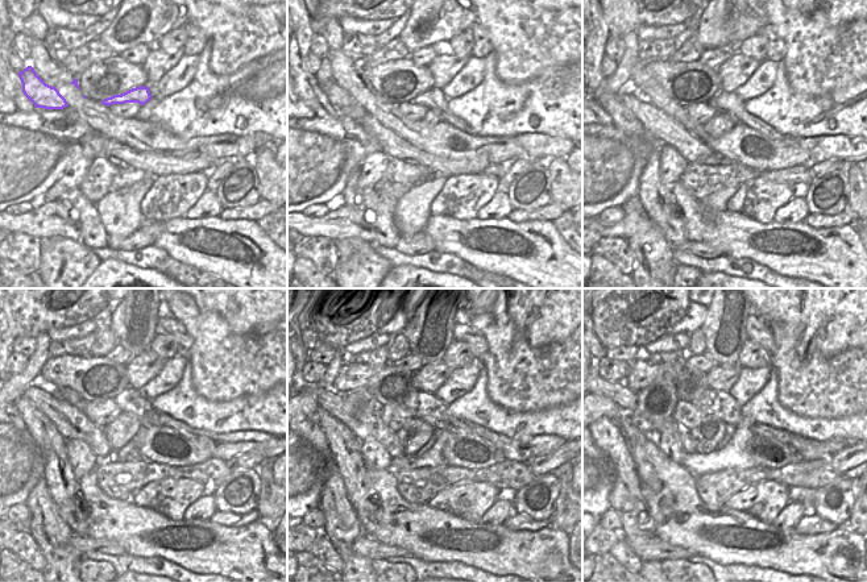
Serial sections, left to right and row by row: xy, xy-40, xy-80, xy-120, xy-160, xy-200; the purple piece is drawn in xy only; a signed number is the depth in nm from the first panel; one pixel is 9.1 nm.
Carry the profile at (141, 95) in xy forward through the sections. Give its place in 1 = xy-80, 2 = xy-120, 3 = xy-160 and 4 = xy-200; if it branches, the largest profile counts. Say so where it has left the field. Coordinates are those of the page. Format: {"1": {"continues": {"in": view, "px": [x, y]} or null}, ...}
{"1": {"continues": {"in": "xy-80", "px": [729, 102]}}, "2": {"continues": {"in": "xy-120", "px": [203, 436]}}, "3": {"continues": {"in": "xy-160", "px": [511, 450]}}, "4": {"continues": {"in": "xy-200", "px": [808, 449]}}}

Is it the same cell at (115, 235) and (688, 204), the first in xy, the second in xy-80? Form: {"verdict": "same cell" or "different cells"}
{"verdict": "different cells"}

